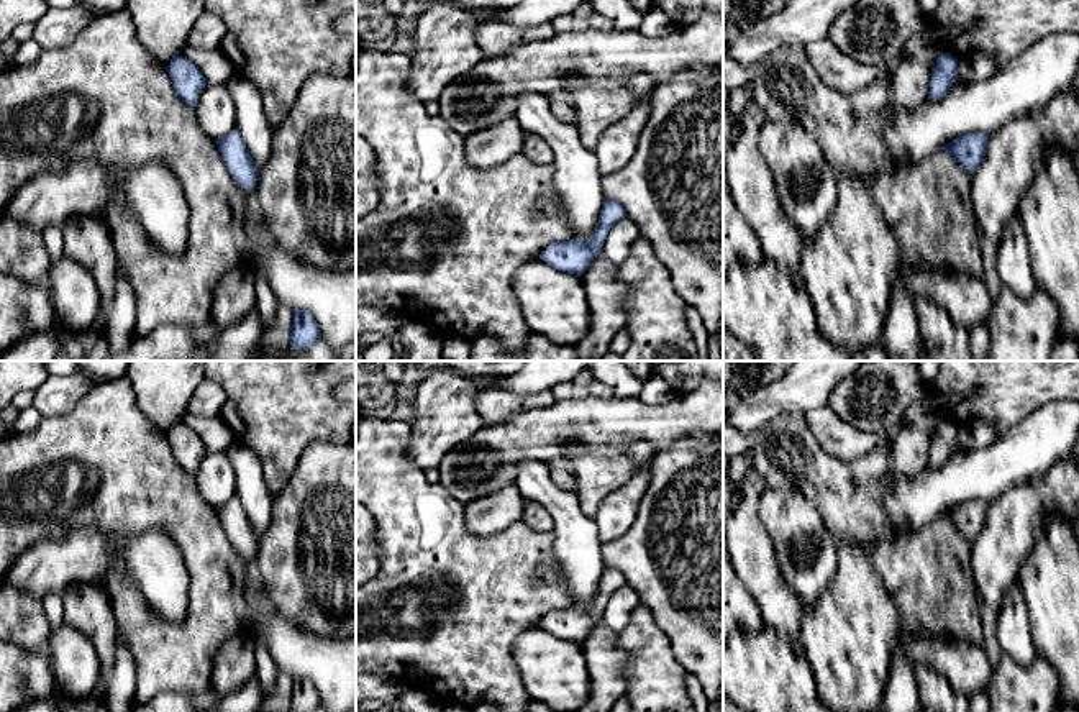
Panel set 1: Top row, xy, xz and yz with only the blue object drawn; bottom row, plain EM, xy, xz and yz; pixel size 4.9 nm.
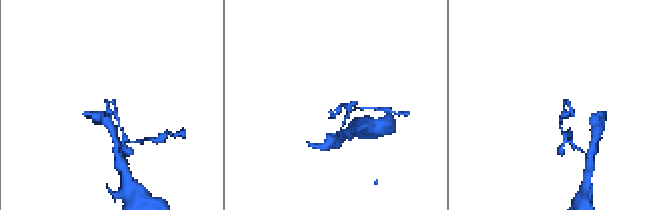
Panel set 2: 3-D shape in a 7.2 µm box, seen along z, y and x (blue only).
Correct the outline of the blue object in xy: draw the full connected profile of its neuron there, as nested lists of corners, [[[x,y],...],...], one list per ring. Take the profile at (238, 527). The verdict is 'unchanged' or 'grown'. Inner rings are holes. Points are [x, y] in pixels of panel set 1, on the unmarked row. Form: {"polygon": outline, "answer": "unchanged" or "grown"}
{"polygon": [[[233,497],[221,507],[215,509],[228,540],[234,551],[241,556],[253,558],[257,548],[257,536],[254,533],[251,518],[246,515],[238,497]]], "answer": "unchanged"}

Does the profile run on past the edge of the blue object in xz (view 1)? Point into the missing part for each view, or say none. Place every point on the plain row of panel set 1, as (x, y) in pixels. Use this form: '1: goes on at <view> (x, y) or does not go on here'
1: does not go on here

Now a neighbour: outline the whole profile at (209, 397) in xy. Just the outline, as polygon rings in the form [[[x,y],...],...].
[[[203,379],[189,402],[189,413],[207,418],[218,417],[225,402],[226,392],[221,386]]]

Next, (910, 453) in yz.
[[[928,392],[910,404],[897,431],[890,469],[907,479],[920,476],[928,468],[931,436],[941,420],[951,418],[951,408],[959,397]]]

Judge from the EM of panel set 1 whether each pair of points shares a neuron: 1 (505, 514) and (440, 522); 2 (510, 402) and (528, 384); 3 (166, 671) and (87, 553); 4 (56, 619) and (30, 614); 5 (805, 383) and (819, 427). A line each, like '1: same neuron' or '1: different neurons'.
1: different neurons
2: different neurons
3: different neurons
4: different neurons
5: different neurons

